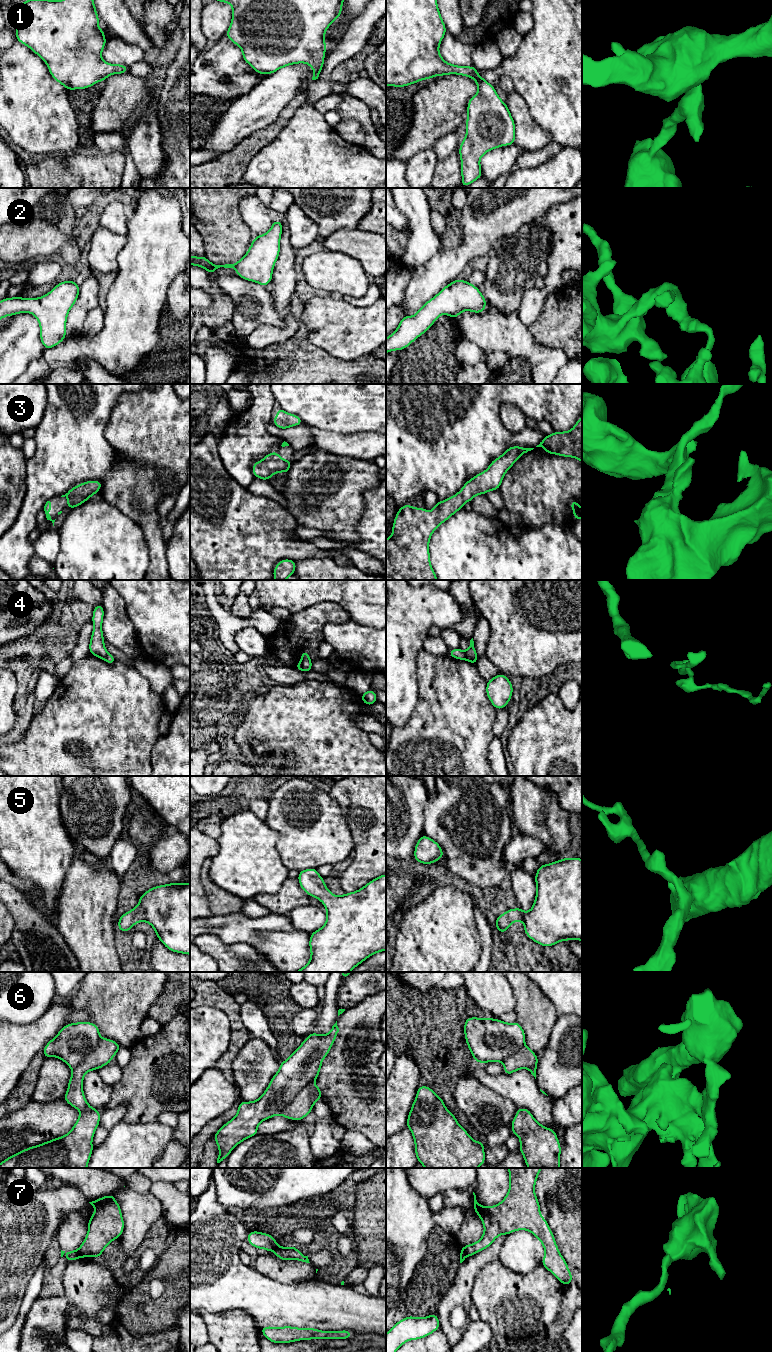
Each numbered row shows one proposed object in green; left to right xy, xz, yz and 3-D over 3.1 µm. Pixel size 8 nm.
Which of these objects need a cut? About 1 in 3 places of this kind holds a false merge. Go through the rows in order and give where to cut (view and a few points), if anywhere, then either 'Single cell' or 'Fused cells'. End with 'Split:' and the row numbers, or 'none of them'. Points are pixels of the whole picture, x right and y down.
1: No split. Single cell
2: No split. Single cell
3: No split. Single cell
4: Split along yz (464, 652), (469, 659), (476, 660). Fused cells
5: No split. Single cell
6: Split along xy (101, 1038), (98, 1044), (72, 1070). Fused cells
7: Split along yz (462, 1247), (467, 1256). Fused cells
Split: 4, 6, 7

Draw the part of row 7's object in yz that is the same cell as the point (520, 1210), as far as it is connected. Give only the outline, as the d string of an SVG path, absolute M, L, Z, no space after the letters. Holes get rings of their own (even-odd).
M508 1168L509 1172L509 1190L505 1198L495 1206L483 1207L476 1200L474 1195L473 1209L482 1220L484 1233L480 1240L475 1243L464 1246L464 1251L468 1256L472 1256L486 1248L488 1248L495 1239L503 1234L508 1235L518 1230L528 1230L536 1238L538 1238L545 1249L545 1255L541 1264L552 1274L558 1281L567 1287L572 1281L573 1276L568 1268L568 1265L561 1255L551 1228L548 1225L547 1219L543 1218L540 1213L540 1204L535 1194L535 1184L537 1177L542 1168Z

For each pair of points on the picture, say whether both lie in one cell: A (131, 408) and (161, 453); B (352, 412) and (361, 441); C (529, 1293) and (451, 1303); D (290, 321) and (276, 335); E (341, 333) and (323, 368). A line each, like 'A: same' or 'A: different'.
A: same
B: different
C: different
D: same
E: different

